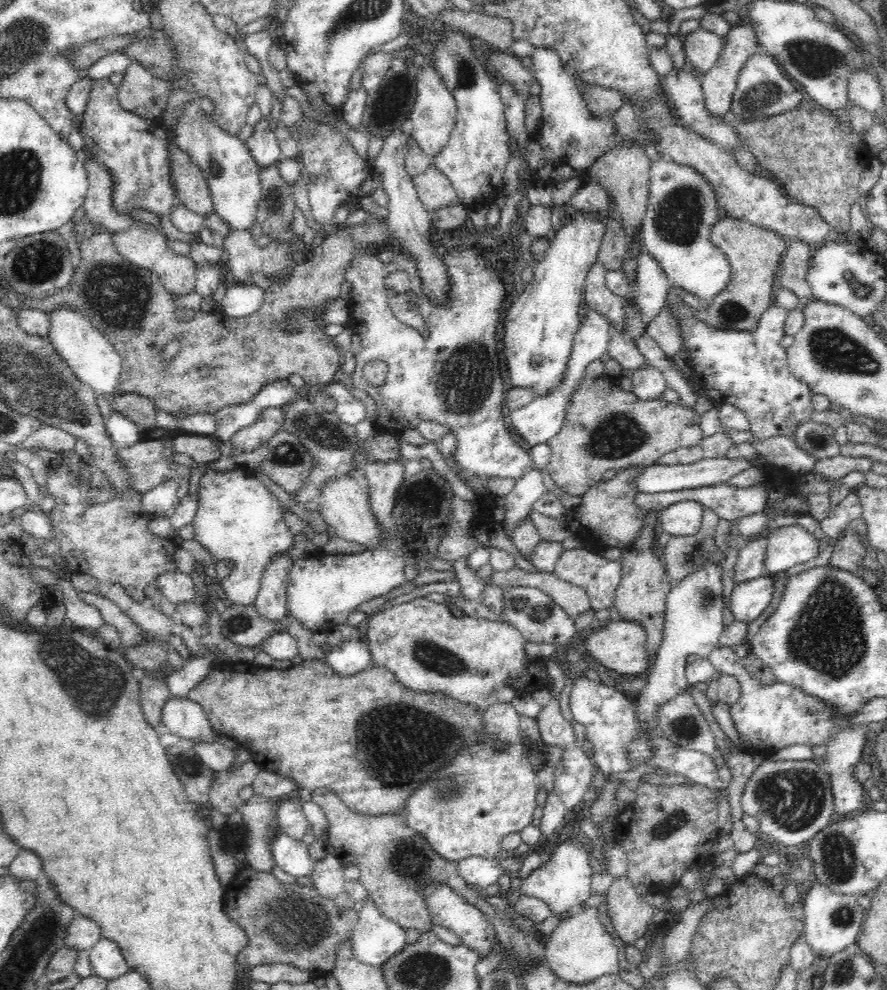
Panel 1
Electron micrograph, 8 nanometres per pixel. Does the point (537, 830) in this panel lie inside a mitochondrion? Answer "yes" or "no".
no

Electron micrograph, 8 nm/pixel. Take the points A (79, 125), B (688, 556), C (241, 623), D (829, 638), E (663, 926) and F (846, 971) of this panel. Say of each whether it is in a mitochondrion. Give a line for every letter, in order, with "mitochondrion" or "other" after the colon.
A: other
B: mitochondrion
C: mitochondrion
D: mitochondrion
E: other
F: mitochondrion

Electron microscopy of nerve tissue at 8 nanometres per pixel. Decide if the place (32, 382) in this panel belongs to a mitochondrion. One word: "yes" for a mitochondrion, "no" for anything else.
yes

